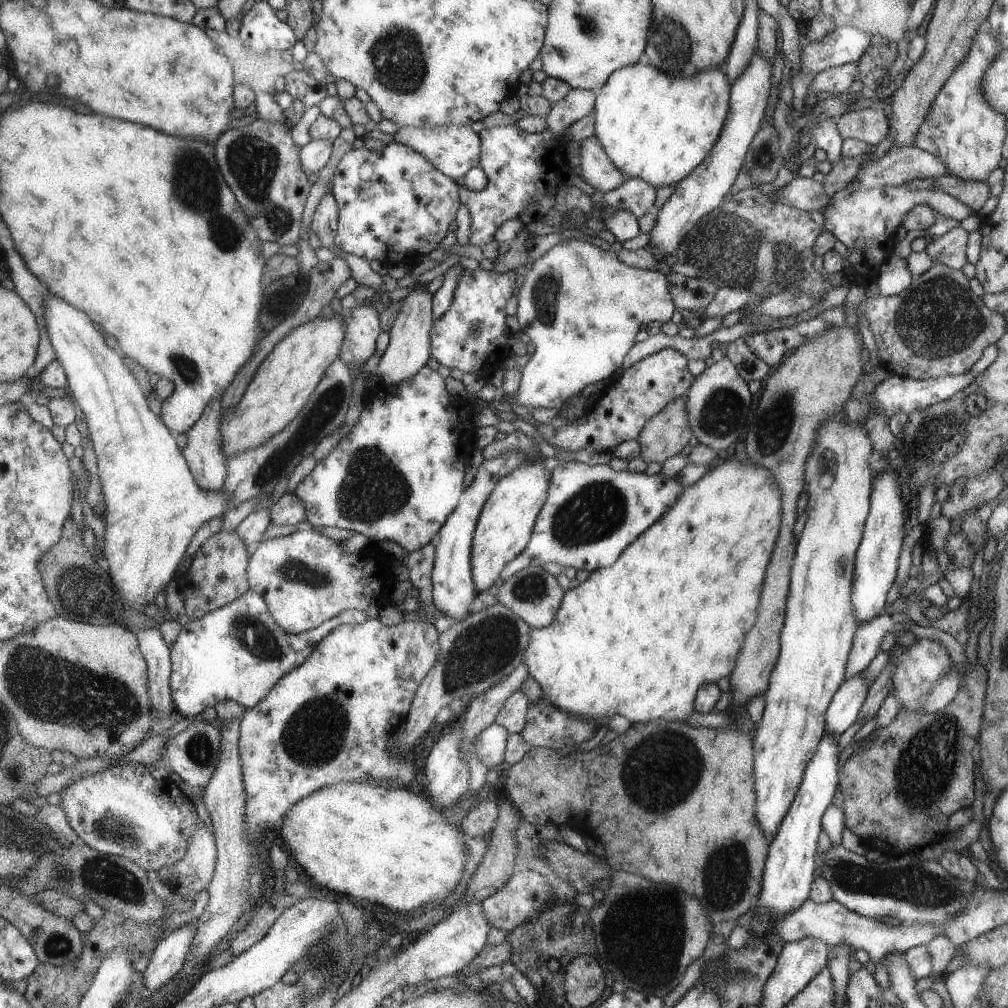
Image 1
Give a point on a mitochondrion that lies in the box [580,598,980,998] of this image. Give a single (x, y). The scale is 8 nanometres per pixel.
(919, 885)

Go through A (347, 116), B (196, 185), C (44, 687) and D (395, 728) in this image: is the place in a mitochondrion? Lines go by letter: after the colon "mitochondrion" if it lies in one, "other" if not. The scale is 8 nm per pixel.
A: other
B: mitochondrion
C: mitochondrion
D: other

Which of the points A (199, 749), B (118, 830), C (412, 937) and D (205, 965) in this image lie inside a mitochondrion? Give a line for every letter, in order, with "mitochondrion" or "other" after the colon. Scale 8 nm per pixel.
A: mitochondrion
B: mitochondrion
C: other
D: other

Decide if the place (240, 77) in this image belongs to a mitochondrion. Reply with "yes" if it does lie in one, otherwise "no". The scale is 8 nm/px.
no

